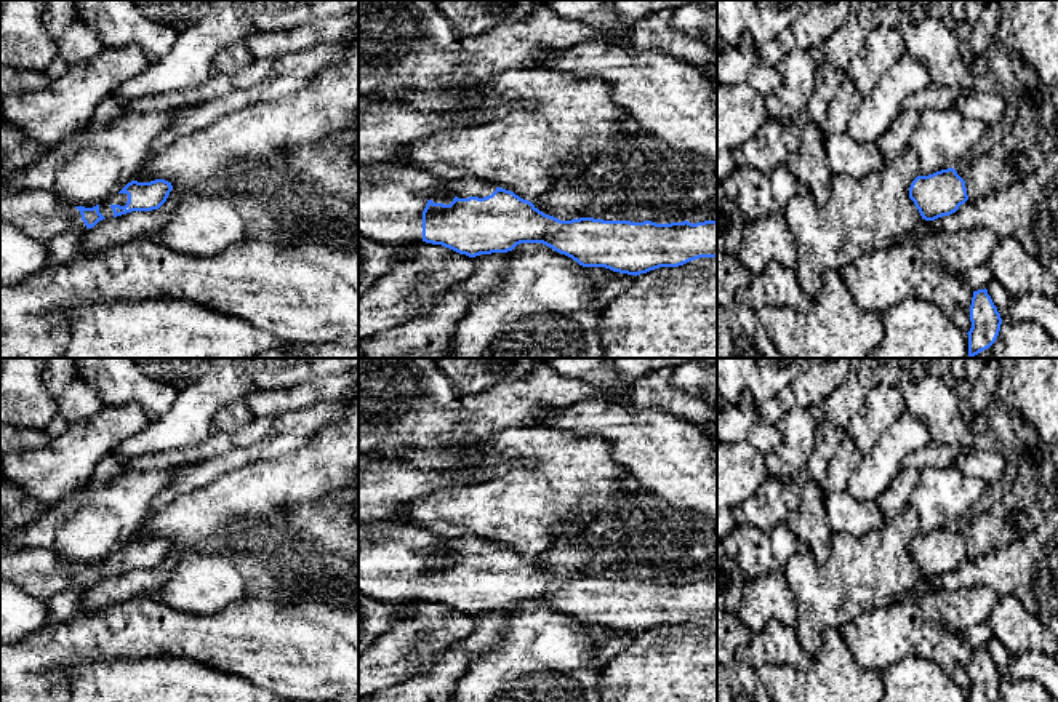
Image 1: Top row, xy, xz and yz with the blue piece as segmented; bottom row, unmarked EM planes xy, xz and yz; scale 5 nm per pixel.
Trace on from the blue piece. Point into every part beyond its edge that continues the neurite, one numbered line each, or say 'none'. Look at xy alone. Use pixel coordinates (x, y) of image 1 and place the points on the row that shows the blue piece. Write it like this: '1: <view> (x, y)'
1: xy (119, 199)

